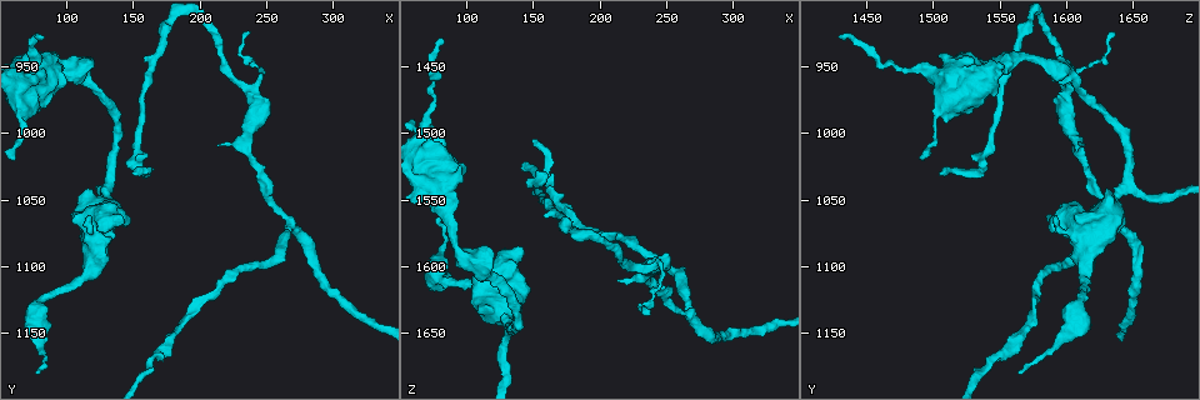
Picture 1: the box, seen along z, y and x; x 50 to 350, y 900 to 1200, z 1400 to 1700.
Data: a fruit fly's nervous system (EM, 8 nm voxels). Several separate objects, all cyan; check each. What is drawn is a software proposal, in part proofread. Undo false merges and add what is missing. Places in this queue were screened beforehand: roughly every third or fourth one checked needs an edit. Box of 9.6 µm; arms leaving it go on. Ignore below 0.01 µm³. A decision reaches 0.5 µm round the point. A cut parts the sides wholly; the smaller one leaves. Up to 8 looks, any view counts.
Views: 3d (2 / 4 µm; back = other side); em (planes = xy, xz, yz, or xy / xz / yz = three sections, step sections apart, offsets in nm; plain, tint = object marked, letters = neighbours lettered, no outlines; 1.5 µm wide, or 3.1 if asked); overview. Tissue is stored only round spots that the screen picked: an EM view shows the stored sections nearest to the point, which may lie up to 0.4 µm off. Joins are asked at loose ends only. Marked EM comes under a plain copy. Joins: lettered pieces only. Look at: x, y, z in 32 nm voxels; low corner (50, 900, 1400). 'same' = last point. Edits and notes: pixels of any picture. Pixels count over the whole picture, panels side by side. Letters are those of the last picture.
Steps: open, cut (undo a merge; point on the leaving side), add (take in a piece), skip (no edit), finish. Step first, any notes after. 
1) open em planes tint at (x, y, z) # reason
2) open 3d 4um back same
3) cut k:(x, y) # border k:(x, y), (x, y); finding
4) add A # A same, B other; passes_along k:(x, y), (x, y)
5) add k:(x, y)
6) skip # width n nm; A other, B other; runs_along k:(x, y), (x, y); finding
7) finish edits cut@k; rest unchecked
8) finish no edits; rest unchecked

open 3d 4um at (236, 926, 1634) # free end

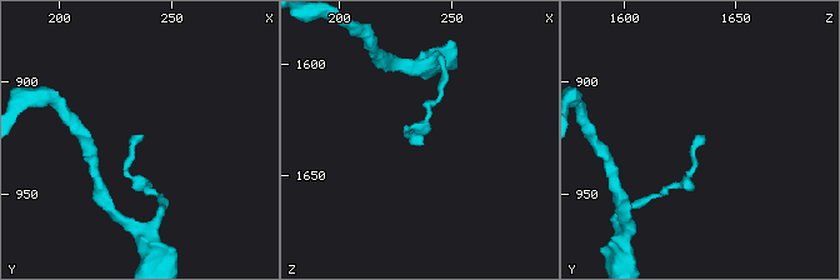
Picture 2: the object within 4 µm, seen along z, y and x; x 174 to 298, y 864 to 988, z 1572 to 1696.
open em planes tint at (236, 924, 1633)

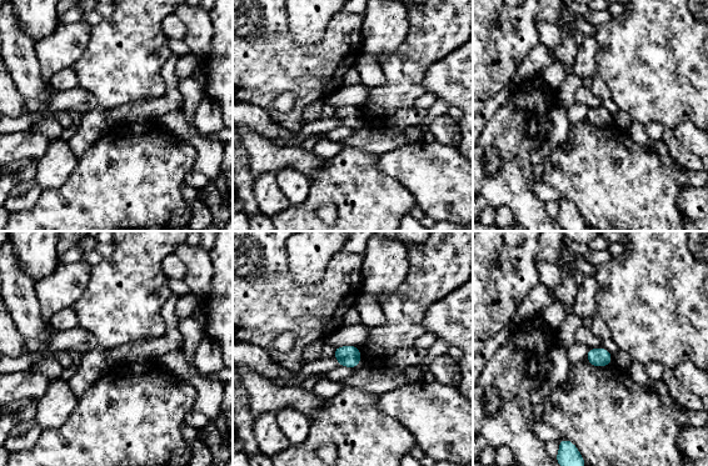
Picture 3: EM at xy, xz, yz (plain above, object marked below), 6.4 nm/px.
open em planes letters same # see the neighbours

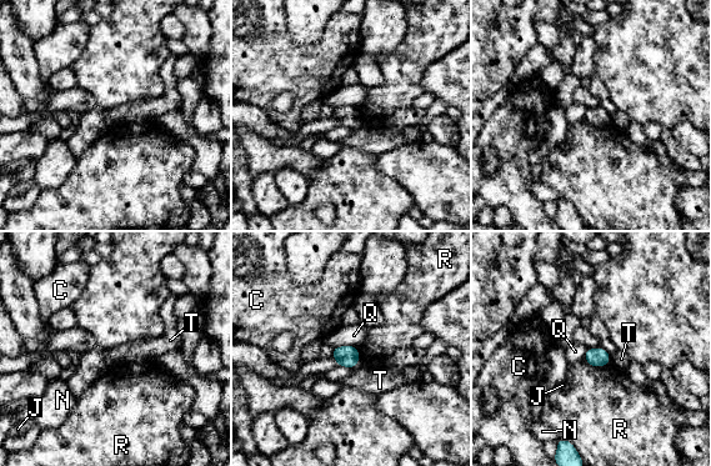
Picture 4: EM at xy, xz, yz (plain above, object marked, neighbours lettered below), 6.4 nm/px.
skip # C other, J other, N other, Q other, R other, T other; border 4:(356, 346), (335, 346), (333, 349); no lettered piece goes on from it

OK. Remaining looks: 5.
open 3d 4um at (146, 1068, 1616) # branch stops here

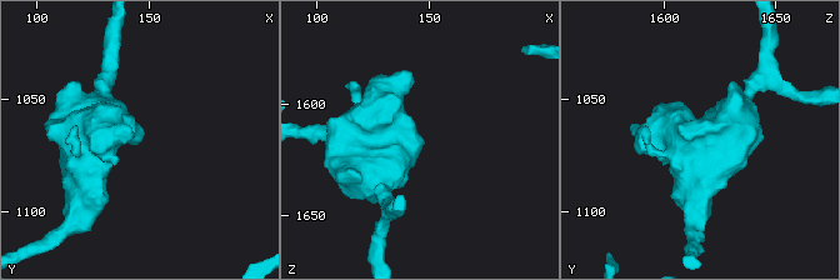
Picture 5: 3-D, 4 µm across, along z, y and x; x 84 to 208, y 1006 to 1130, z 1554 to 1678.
open em 3.1um planes letters at (146, 1067, 1617)

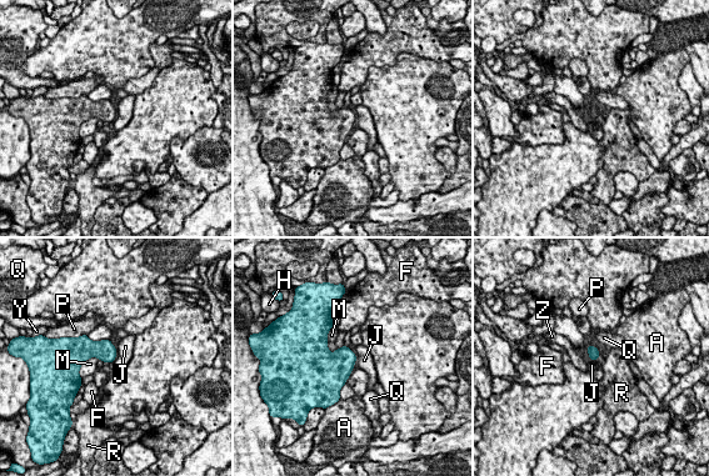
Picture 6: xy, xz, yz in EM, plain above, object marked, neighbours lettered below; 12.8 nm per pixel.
skip # A other, F other, H other, J other, M other, P other, Q other, R other, Y other, Z other; border 6:(115, 349), (118, 354); none of them fits

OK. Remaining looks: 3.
open 3d 4um at (82, 928, 1430) # tapers out

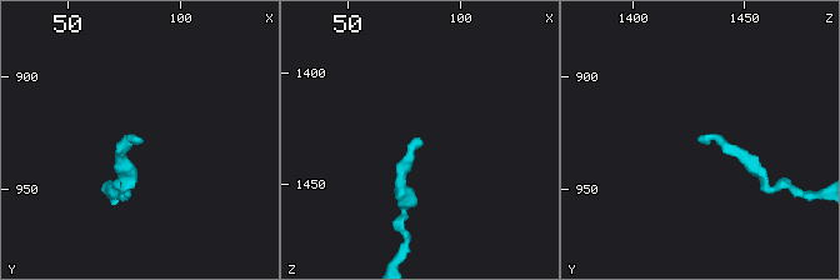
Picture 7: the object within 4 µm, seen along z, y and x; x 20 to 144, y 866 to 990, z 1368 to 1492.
open em planes letters at (83, 927, 1429)

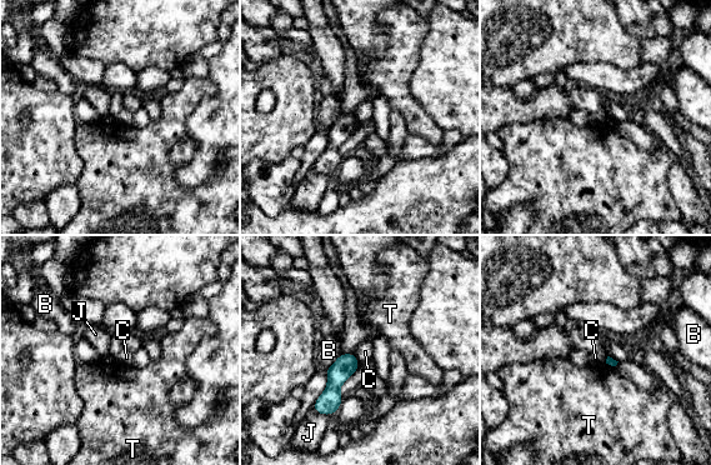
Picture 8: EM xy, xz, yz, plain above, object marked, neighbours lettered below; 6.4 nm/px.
skip # B other, C other, J other, T other; no lettered piece goes on from it

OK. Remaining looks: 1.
finish no edits; rest unchecked

